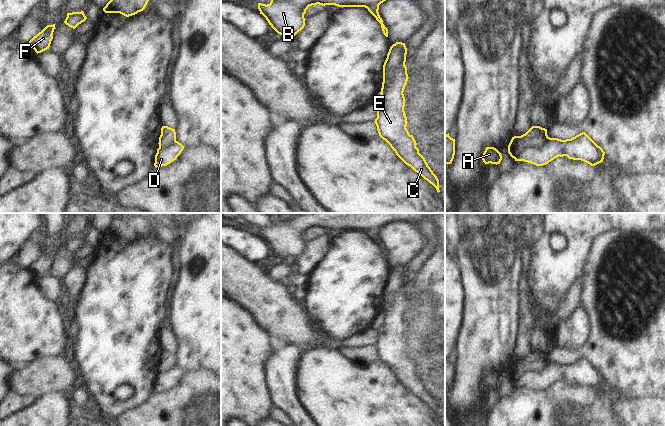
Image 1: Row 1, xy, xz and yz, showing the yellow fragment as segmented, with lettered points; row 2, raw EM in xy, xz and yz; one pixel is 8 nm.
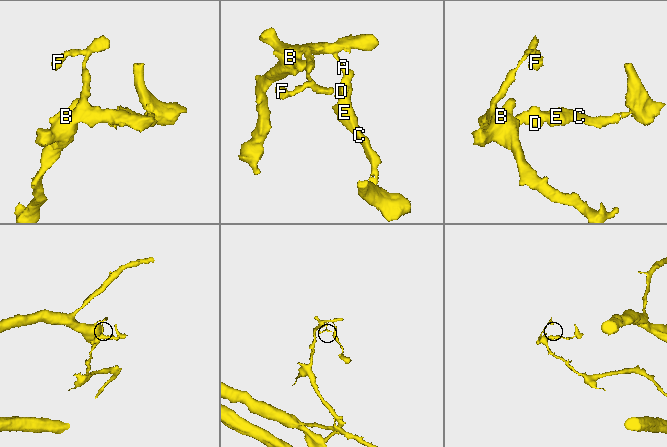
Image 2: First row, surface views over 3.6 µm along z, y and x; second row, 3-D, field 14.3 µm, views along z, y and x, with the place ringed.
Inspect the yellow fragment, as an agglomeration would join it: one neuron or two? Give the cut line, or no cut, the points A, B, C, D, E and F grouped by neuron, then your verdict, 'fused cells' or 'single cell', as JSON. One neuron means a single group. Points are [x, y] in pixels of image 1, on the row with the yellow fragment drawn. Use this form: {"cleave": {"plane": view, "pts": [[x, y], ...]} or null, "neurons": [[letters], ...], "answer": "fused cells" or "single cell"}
{"cleave": {"plane": "yz", "pts": [[548, 137], [541, 145], [525, 147], [514, 158]]}, "neurons": [["A", "B", "F"], ["C", "D", "E"]], "answer": "fused cells"}

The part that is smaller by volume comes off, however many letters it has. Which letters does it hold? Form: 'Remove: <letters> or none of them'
Remove: C, D, E

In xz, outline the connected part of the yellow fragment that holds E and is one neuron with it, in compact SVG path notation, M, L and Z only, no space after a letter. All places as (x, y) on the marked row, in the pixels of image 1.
M399 64L396 69L392 72L386 73L385 75L387 76L389 83L381 88L381 100L377 105L377 118L374 121L377 126L379 136L390 145L396 155L406 165L410 166L415 172L432 184L439 193L439 180L437 176L428 166L423 155L419 153L419 149L416 147L417 143L413 135L410 135L406 128L408 122L404 111L405 97L403 92L409 78L407 74L407 67L405 64Z

